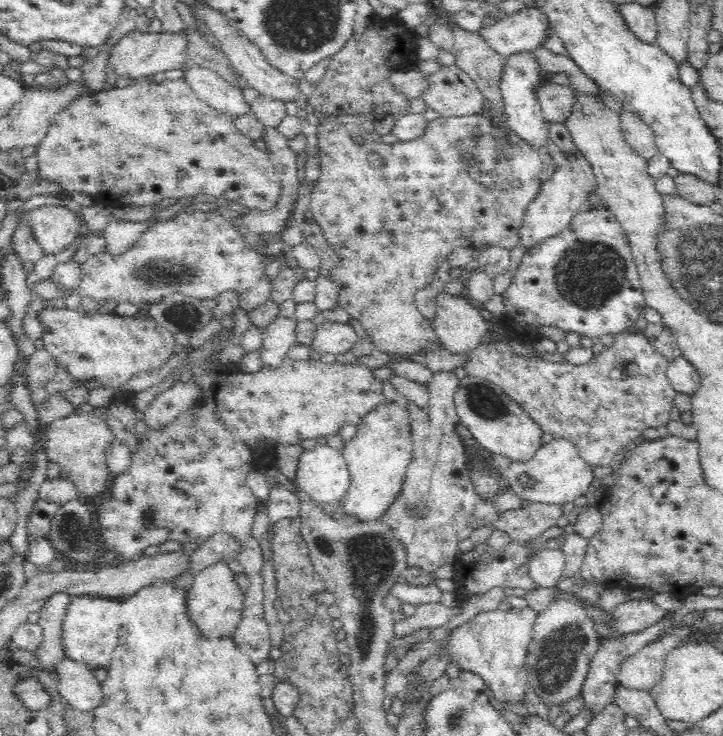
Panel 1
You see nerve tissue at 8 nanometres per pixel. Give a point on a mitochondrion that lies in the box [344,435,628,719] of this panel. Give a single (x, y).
(557, 659)

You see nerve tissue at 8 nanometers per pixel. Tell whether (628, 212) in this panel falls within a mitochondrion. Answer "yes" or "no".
no

